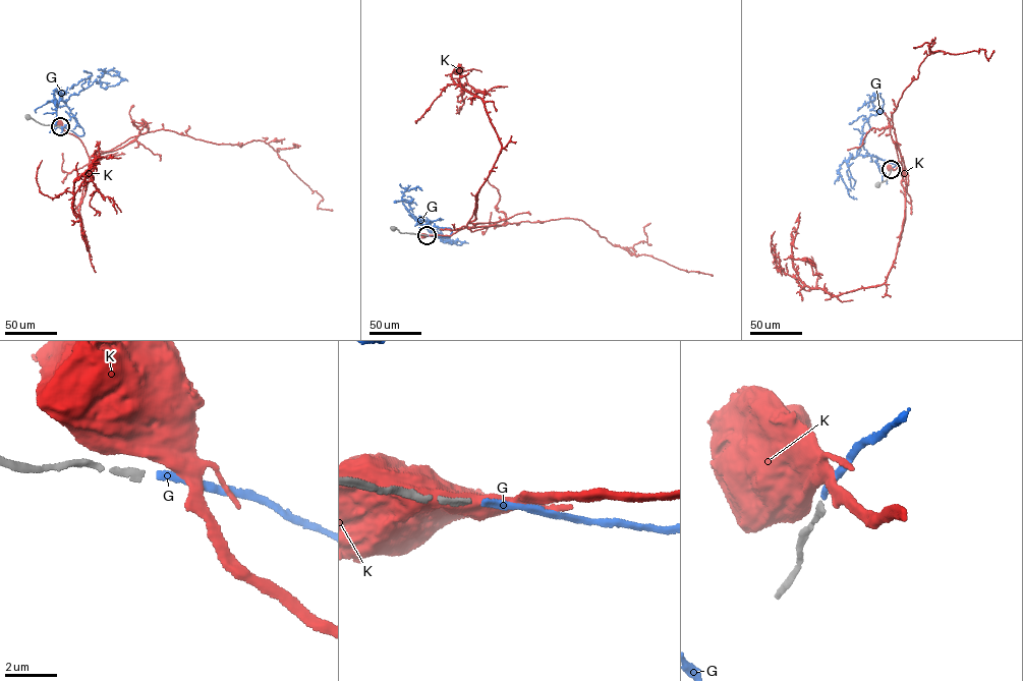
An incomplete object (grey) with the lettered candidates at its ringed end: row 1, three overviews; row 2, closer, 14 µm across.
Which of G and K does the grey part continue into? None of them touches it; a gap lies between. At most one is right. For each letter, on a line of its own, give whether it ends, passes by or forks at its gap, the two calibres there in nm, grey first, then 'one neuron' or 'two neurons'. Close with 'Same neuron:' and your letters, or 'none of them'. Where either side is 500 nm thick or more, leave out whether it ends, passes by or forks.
G: it ends; calibres 240 and 240 nm; one neuron
K: calibres 240 and 850 nm; two neurons
Same neuron: G

